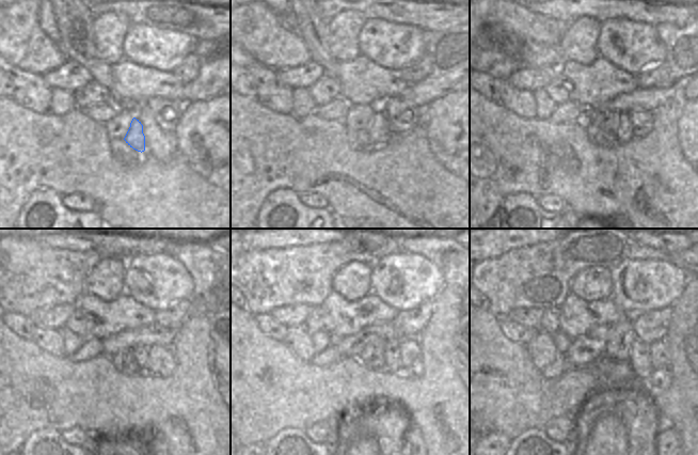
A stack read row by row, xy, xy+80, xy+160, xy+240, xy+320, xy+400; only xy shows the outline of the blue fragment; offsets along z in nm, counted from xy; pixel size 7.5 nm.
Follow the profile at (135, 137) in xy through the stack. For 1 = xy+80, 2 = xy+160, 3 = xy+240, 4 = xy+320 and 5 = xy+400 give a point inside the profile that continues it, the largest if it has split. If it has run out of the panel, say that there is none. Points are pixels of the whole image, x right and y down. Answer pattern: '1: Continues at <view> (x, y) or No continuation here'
1: Continues at xy+80 (379, 128)
2: Continues at xy+160 (624, 130)
3: Continues at xy+240 (156, 354)
4: Continues at xy+320 (409, 349)
5: Continues at xy+400 (659, 352).

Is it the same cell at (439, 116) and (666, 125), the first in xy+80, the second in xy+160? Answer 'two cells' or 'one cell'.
two cells

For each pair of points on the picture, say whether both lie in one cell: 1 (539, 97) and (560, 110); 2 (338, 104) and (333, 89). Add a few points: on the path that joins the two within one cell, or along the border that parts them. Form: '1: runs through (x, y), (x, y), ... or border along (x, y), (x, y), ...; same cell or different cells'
1: border along (557, 105), (548, 119); different cells
2: border along (338, 95), (318, 106); different cells

